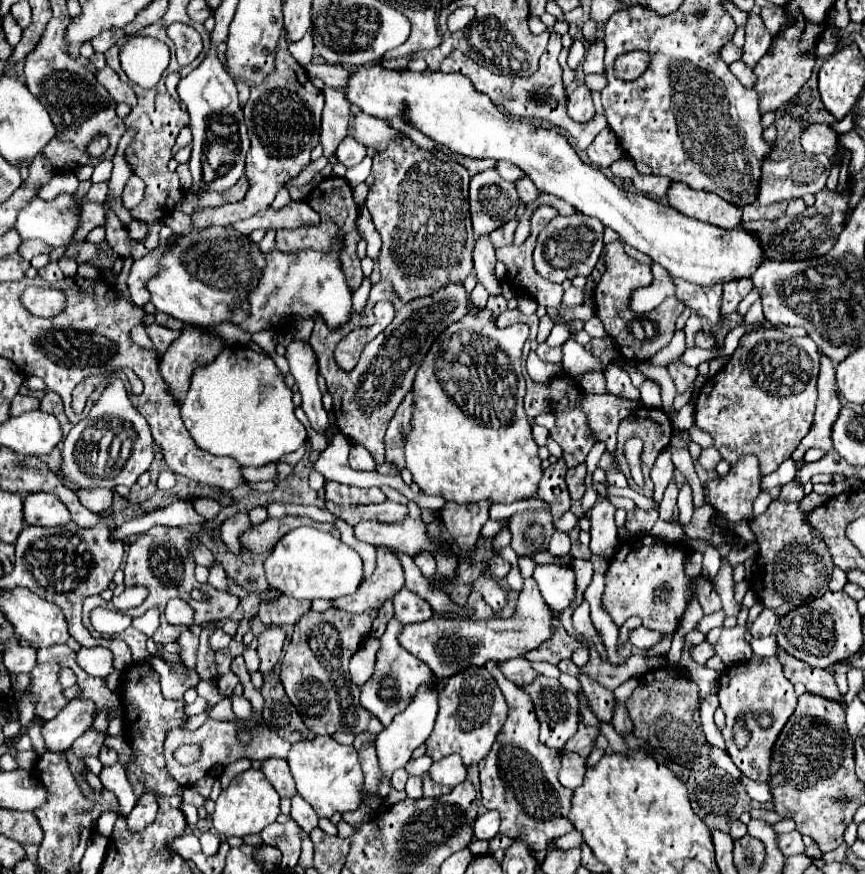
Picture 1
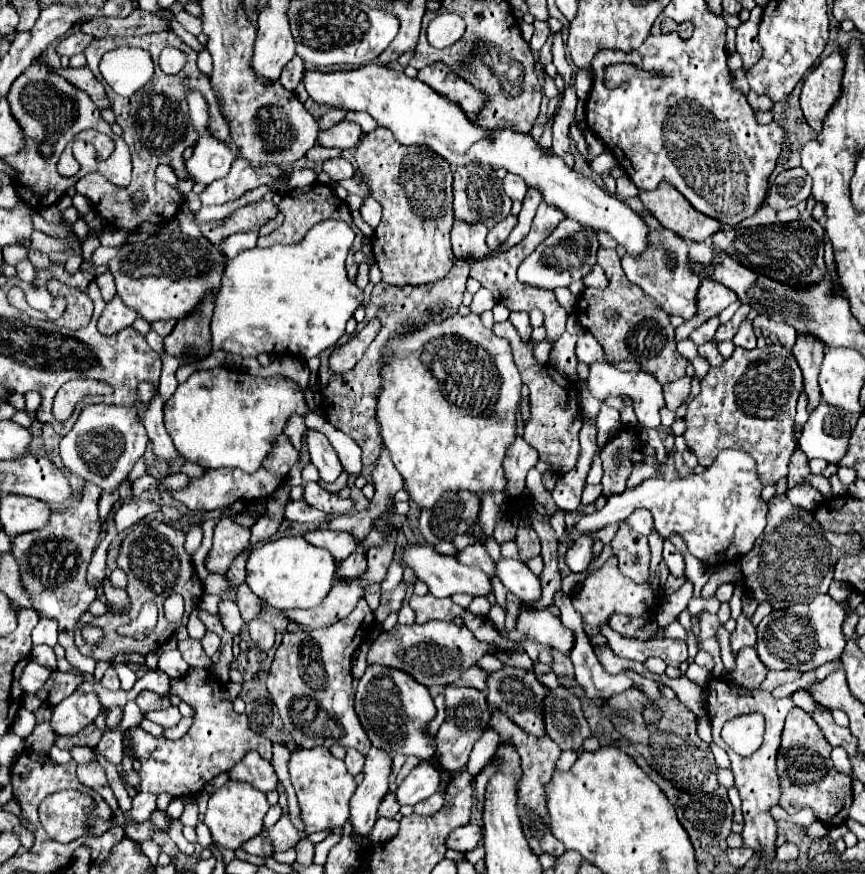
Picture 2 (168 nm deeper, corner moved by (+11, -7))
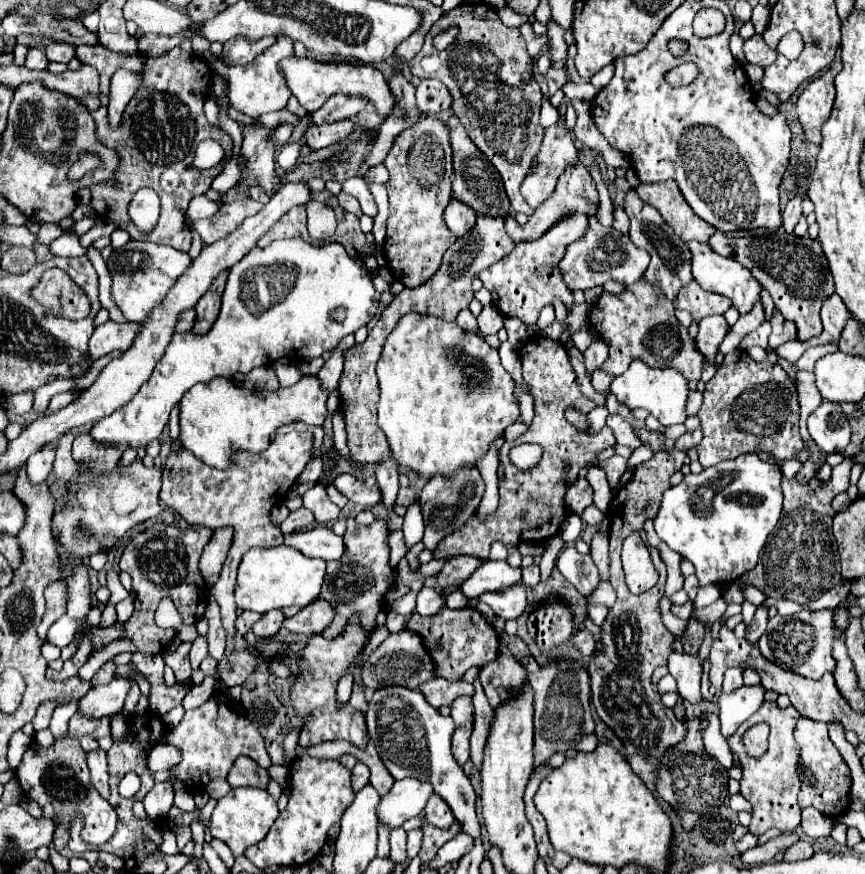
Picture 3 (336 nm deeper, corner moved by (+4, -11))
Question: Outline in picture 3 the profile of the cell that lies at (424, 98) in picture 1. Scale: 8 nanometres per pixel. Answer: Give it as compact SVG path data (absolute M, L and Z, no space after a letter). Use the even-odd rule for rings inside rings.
M291 56L285 58L285 62L279 64L279 70L283 72L283 78L287 82L287 88L291 90L291 94L299 100L299 104L307 110L307 112L315 112L319 110L319 106L325 104L325 100L333 94L349 94L349 96L367 96L367 100L375 106L375 110L379 112L384 119L389 117L394 108L395 100L391 96L391 90L386 82L383 74L373 68L373 66L357 66L357 64L327 64L327 62L315 62L311 58L299 58L299 56Z

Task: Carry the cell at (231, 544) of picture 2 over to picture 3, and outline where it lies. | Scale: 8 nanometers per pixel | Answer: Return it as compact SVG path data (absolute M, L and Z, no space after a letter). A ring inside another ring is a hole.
M219 528L219 530L213 532L211 542L207 542L207 546L203 548L203 554L201 554L201 560L199 560L199 570L201 570L207 584L217 582L221 566L227 558L229 548L231 548L231 538L233 538L231 528Z

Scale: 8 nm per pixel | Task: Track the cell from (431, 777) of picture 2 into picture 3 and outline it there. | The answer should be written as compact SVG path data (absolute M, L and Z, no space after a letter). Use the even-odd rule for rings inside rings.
M403 778L395 782L391 790L379 800L379 824L385 824L389 830L403 826L405 820L421 814L431 794L431 786L427 786L427 782L419 782L417 778Z

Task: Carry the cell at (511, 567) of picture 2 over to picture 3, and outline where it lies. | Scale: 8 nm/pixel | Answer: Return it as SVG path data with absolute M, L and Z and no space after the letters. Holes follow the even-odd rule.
M487 560L475 568L475 572L459 586L467 598L479 598L485 592L499 592L521 582L521 570L511 568L507 562Z

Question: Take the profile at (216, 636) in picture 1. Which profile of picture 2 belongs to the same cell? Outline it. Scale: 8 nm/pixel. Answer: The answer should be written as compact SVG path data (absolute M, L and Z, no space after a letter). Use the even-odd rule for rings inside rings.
M186 638L186 640L178 642L178 650L182 652L182 658L184 658L190 666L210 670L212 660L210 660L210 658L208 658L208 654L204 652L204 648L202 648L200 640L196 640L196 638Z

